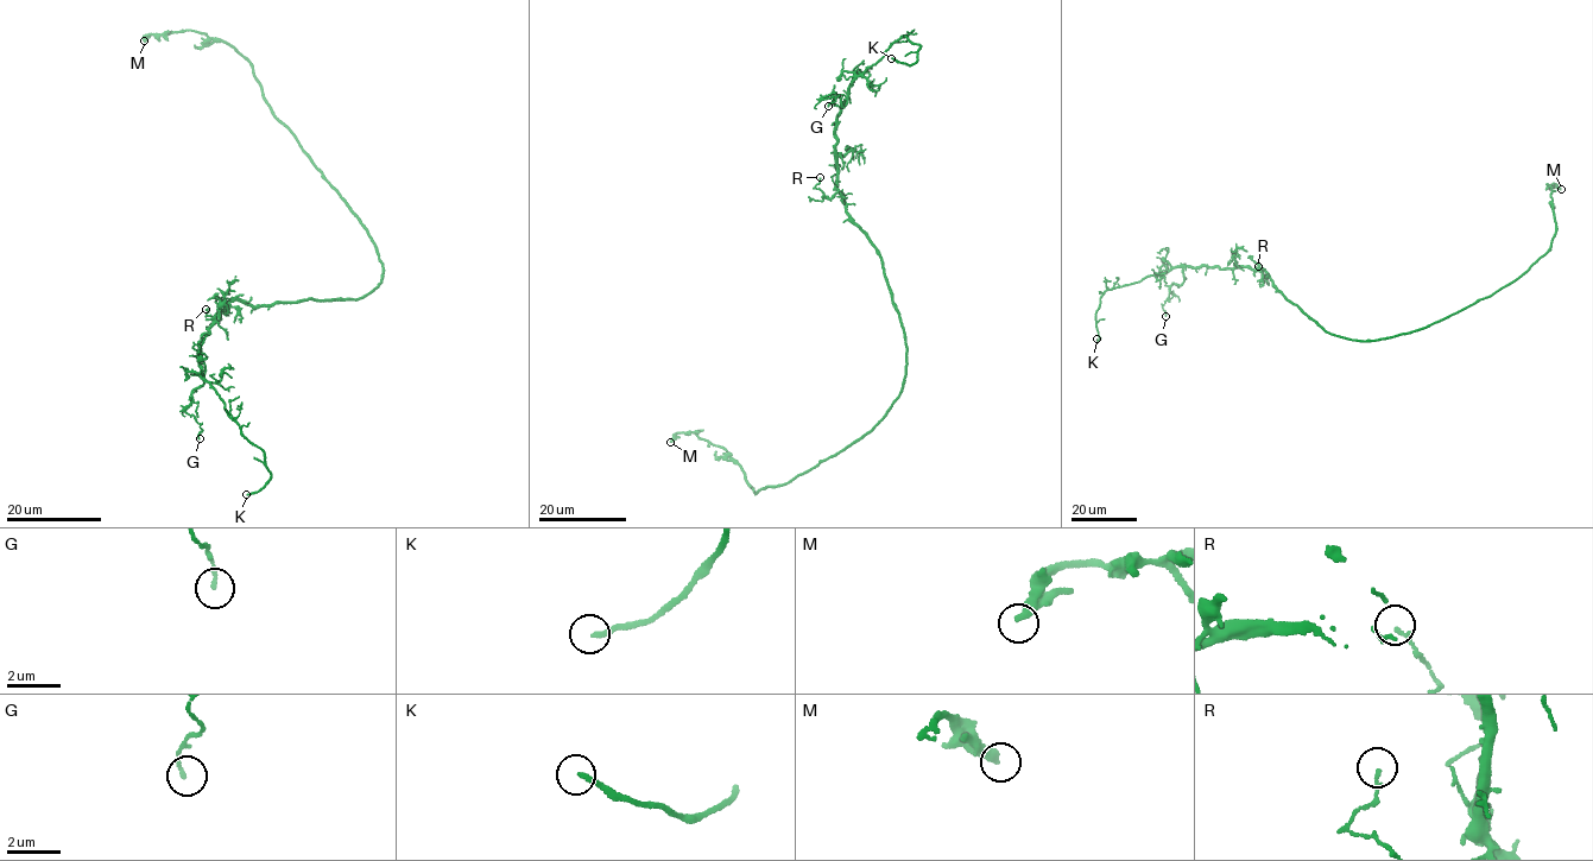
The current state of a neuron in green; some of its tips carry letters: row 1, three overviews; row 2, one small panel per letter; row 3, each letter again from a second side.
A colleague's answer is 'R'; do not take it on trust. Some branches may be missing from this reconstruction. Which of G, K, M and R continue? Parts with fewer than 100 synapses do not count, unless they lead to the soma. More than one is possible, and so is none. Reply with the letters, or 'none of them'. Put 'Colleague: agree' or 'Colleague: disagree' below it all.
K
Colleague: disagree

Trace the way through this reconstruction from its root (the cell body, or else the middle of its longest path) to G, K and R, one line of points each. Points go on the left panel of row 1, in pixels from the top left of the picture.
G: (362, 297), (254, 306), (234, 299), (226, 305), (197, 344), (206, 374), (185, 411), (200, 424), (200, 438)
K: (362, 297), (254, 306), (234, 299), (197, 344), (201, 375), (242, 435), (264, 451), (271, 474), (246, 494)
R: (362, 297), (330, 302), (310, 298), (254, 306), (234, 299), (229, 309), (214, 317), (207, 315), (206, 309)

